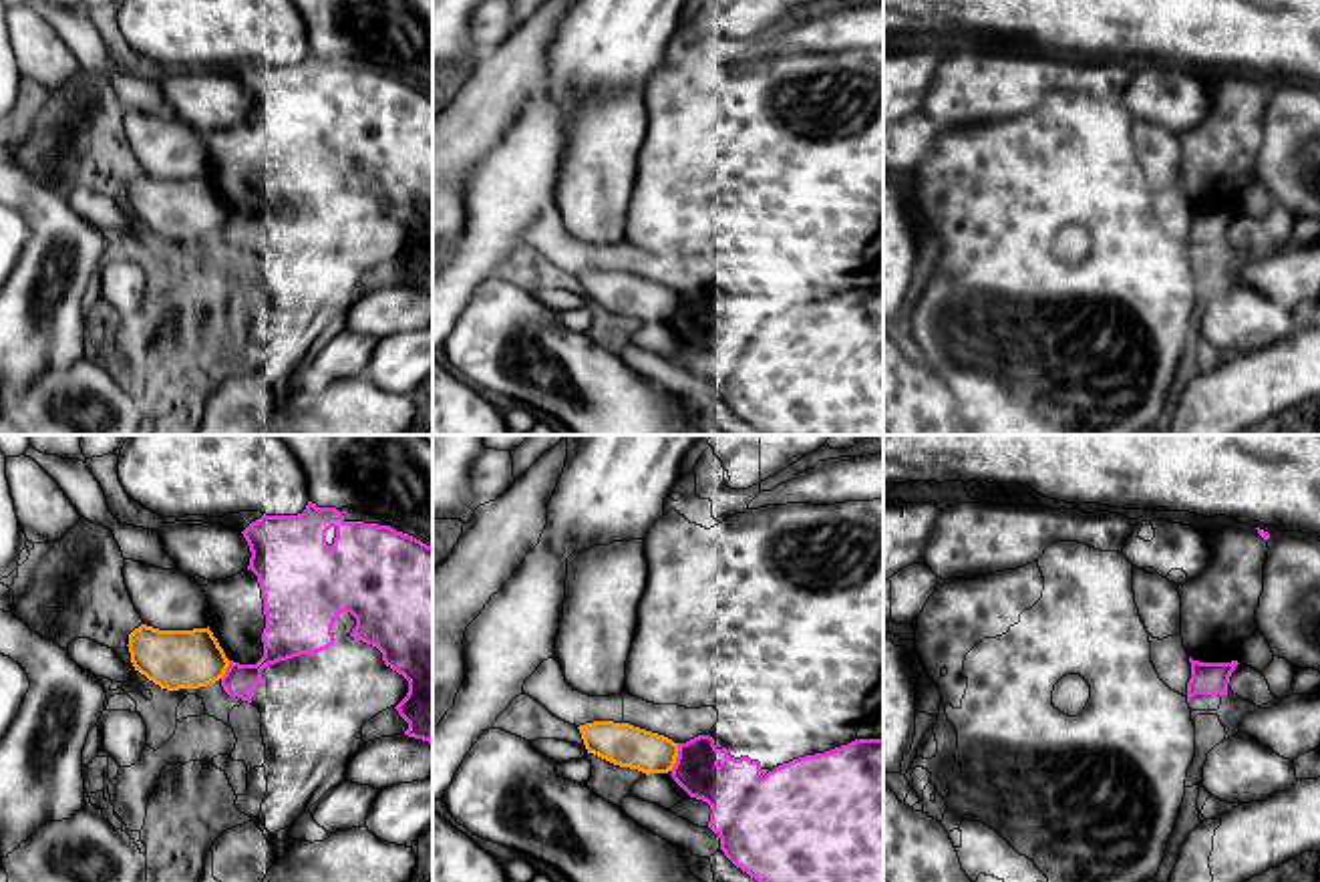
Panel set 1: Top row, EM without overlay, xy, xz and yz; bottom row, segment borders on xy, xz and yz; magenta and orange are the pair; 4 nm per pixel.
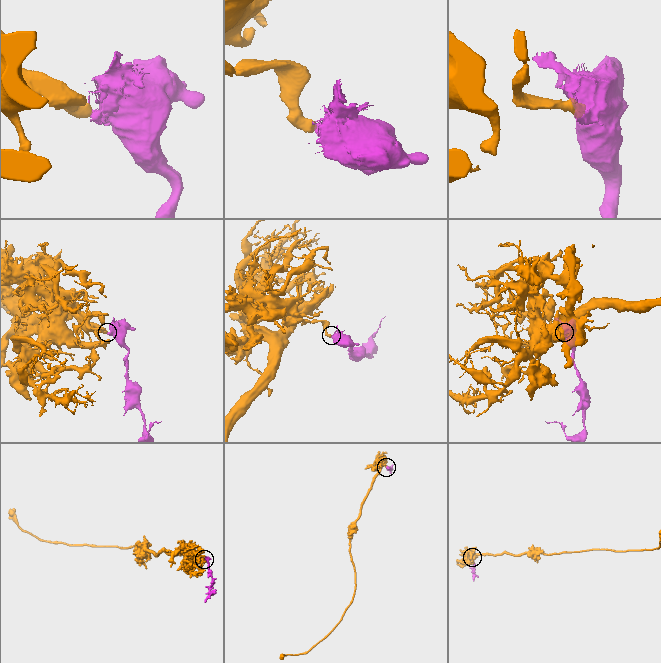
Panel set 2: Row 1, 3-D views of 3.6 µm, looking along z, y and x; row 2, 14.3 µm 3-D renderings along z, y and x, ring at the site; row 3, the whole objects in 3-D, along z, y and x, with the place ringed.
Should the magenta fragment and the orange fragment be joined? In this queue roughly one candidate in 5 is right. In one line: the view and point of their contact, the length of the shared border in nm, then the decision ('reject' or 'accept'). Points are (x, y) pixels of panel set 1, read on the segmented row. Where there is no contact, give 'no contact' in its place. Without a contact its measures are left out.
contact xz (677, 758); length 120 nm; reject

